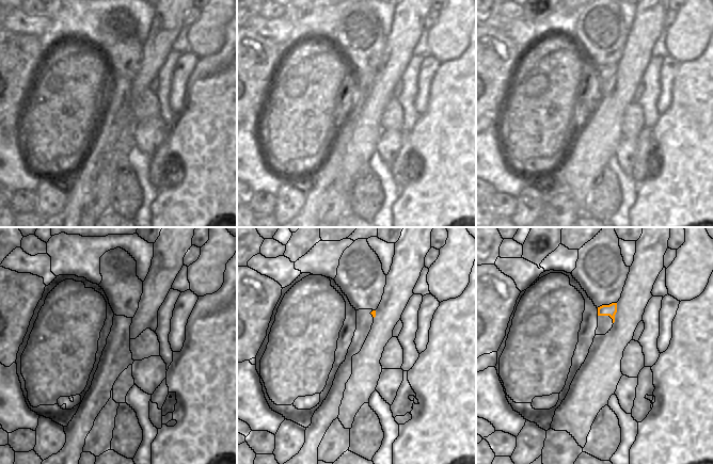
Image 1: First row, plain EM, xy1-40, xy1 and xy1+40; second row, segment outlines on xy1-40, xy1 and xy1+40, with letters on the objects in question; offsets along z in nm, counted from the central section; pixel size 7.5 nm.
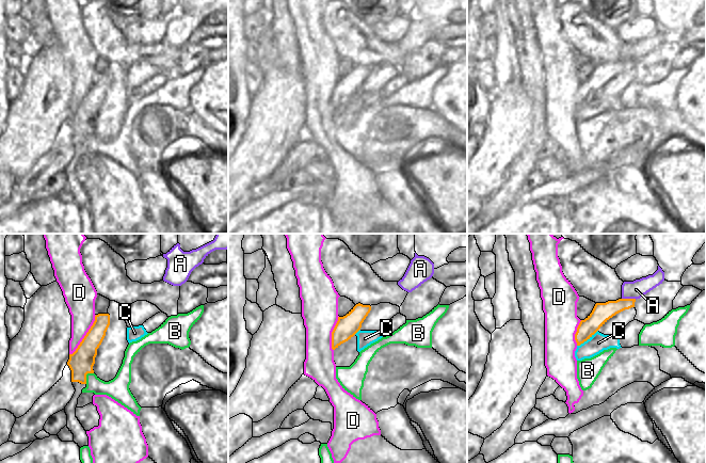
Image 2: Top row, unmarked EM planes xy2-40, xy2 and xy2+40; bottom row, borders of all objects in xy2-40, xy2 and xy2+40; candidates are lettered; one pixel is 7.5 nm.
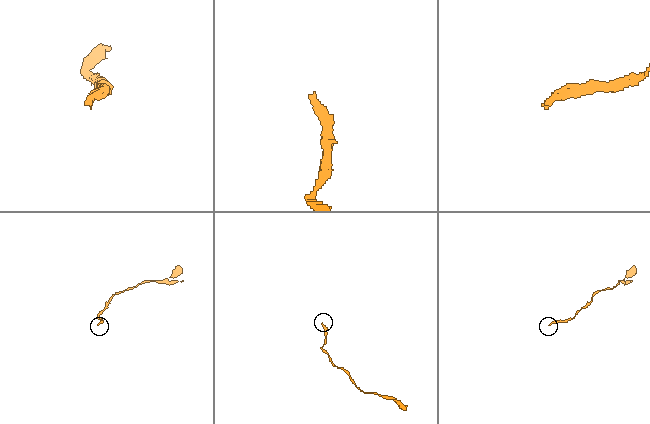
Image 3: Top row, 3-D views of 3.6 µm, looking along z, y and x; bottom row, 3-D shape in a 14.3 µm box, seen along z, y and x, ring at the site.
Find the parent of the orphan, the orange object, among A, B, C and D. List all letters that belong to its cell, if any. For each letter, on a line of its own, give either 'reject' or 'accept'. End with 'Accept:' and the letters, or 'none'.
A: reject
B: reject
C: reject
D: reject
Accept: none

